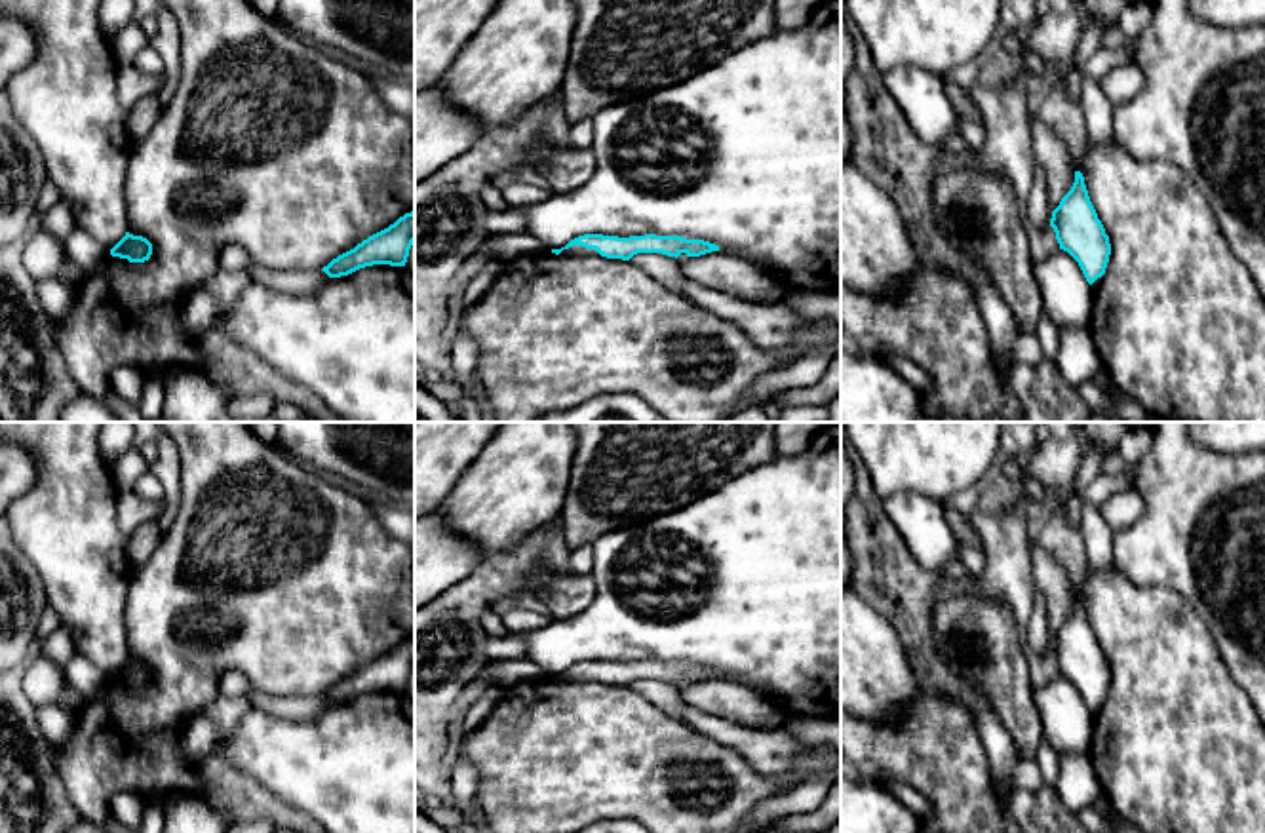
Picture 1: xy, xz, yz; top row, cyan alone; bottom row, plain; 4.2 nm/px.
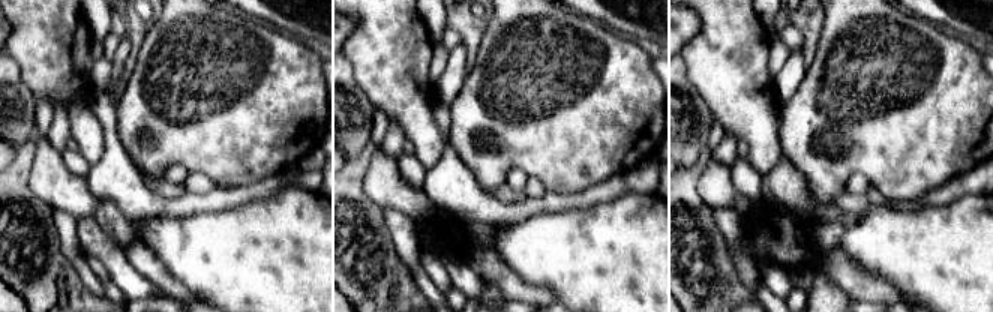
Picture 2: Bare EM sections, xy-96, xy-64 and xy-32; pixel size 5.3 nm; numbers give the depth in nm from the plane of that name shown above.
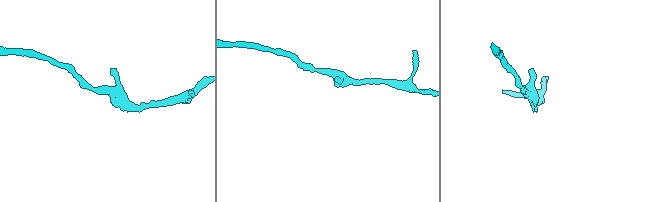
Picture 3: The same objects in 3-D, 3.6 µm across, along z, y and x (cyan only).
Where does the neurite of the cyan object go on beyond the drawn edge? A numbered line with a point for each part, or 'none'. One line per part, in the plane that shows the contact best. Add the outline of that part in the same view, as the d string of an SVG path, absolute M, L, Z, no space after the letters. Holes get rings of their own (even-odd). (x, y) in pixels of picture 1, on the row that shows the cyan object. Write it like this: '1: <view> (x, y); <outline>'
1: xz (577, 250); M573 245L569 249L563 249L559 255L569 255L569 257L597 257L599 253L595 249L586 249L582 245Z

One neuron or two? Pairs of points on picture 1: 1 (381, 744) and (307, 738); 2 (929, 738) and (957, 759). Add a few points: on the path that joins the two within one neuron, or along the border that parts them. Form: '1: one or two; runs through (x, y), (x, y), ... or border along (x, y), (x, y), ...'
1: one; runs through (362, 744), (326, 744)
2: one; runs through (936, 746), (950, 759)

